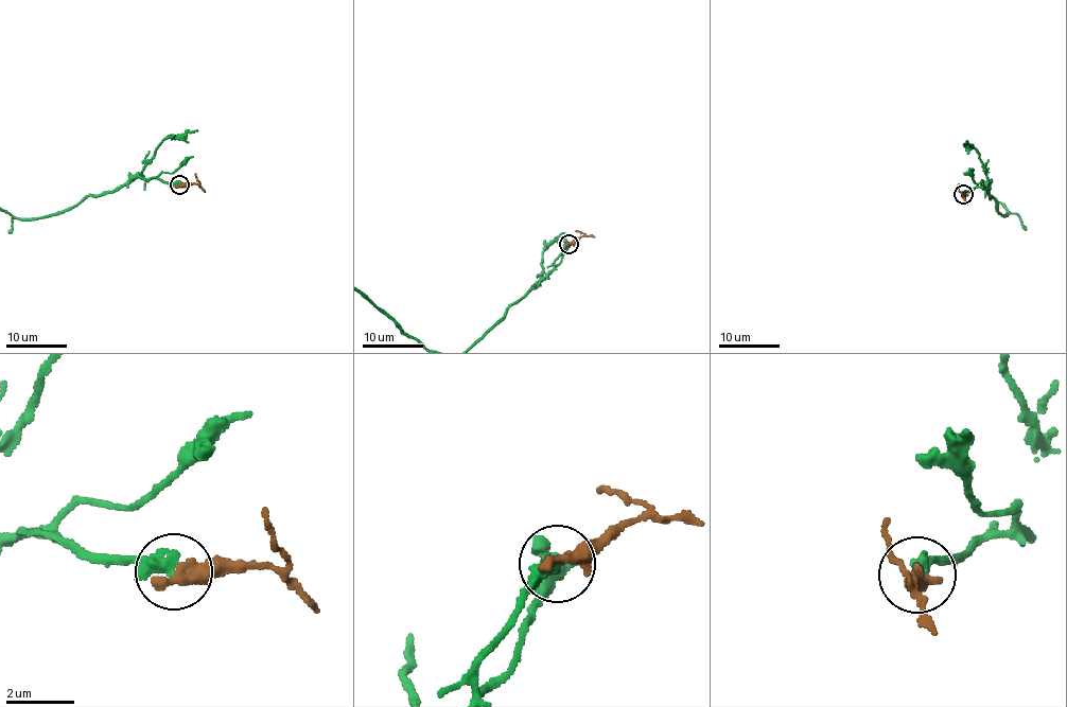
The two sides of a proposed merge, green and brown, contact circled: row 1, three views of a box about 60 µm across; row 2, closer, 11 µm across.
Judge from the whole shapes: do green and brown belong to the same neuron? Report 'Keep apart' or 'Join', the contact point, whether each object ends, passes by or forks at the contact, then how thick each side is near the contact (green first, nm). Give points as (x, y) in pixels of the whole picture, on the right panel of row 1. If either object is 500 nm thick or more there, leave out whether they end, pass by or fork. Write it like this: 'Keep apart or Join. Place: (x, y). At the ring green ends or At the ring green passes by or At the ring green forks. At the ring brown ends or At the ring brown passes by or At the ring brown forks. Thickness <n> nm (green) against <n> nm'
Join. Place: (963, 194). At the ring green ends. At the ring brown ends. Thickness 400 nm (green) against 440 nm

